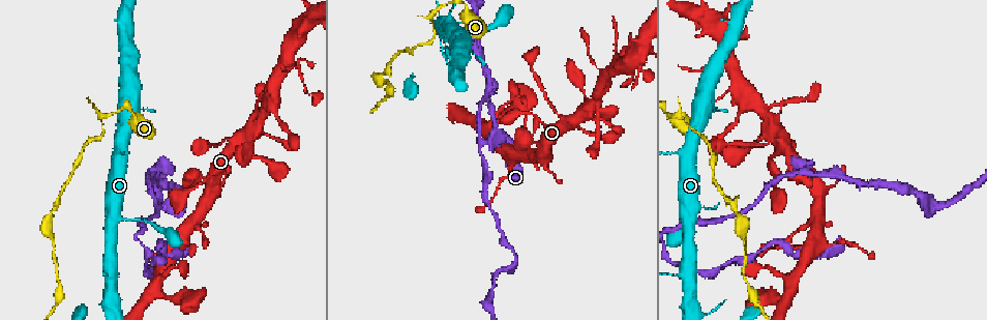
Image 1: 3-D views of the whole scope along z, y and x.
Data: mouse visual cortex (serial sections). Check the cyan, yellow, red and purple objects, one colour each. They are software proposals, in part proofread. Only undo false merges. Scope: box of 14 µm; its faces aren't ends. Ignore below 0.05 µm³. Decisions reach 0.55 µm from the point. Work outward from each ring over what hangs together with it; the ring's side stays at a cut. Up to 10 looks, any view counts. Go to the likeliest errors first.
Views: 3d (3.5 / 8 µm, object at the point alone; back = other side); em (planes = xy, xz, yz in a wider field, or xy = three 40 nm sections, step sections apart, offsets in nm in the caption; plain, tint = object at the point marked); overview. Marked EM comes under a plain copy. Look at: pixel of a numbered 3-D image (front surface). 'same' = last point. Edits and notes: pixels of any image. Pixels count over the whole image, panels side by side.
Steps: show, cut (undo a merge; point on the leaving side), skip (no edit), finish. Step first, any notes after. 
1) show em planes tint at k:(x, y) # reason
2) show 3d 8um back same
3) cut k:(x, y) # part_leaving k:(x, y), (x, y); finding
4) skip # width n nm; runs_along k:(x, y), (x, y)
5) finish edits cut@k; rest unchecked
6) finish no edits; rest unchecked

show 3d 3.5um at 1:(146, 172) # three-way junction

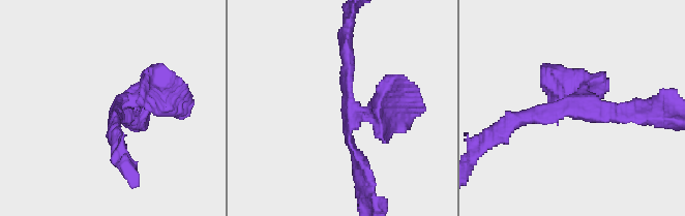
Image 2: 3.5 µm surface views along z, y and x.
show em xy step 3 tint at 2:(569, 107)

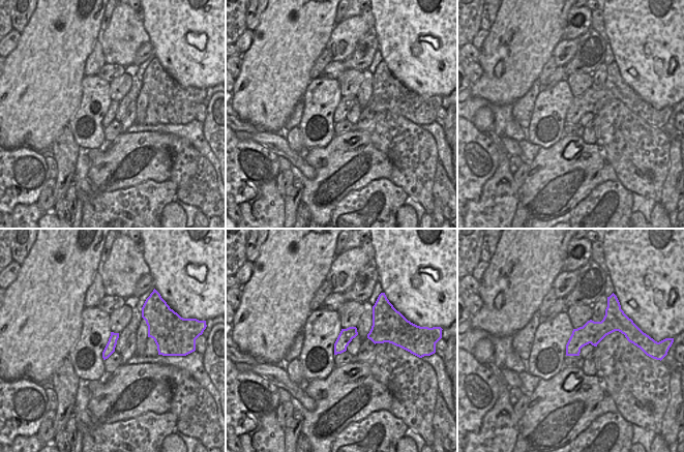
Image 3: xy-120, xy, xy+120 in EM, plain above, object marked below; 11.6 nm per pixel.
skip # runs_along 2:(345, 38), (348, 139), (361, 165); one cell here

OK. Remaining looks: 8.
show em xy step 2 tint at 1:(689, 127) # thin neck

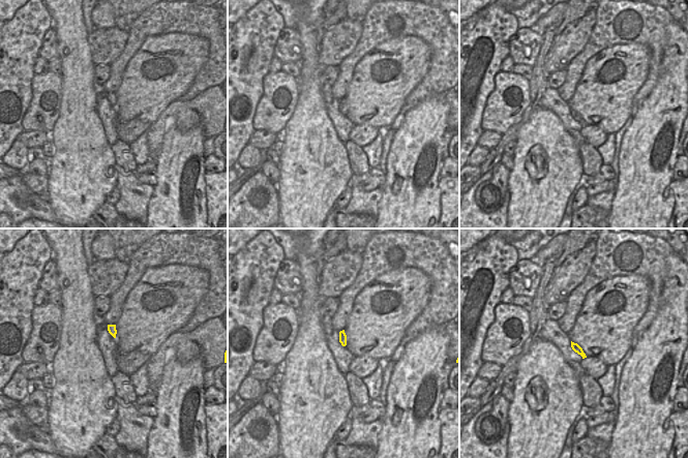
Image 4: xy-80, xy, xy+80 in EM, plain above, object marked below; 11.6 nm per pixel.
show 3d 3.5um same

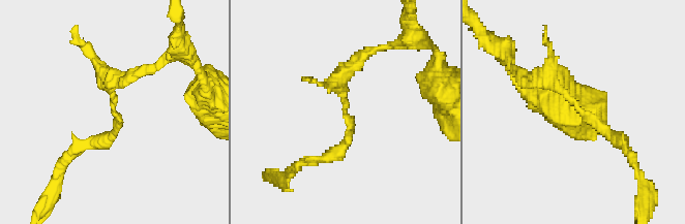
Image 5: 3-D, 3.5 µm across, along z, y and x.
skip # arm_widths 200, 250 nm; one cell here

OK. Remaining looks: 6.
show 3d 3.5um back at 1:(732, 86) # thin arm on a thick one

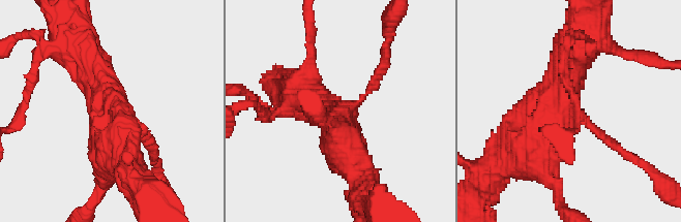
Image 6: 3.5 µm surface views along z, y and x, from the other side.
show em xy step 2 tint at 6:(351, 110) # arms 3; arm_widths 150, 500, 600 nm; shape alone is not enough

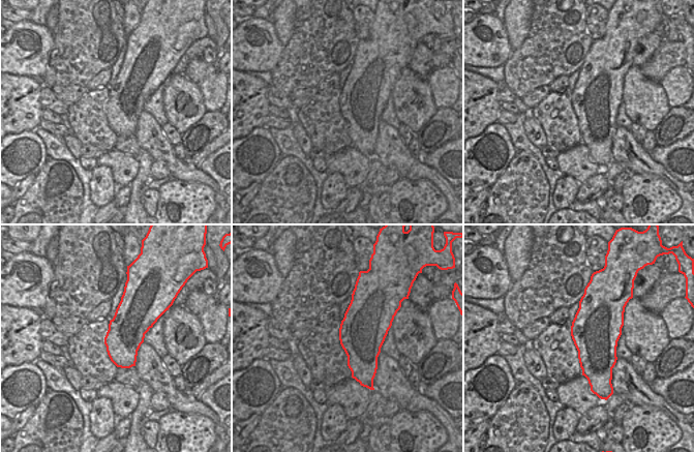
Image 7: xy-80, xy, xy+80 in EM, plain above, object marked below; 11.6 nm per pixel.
skip # runs_along 6:(513, 155), (561, 107), (576, 46); one cell here

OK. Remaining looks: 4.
show 3d 3.5um at 1:(185, 245) # four arms meet

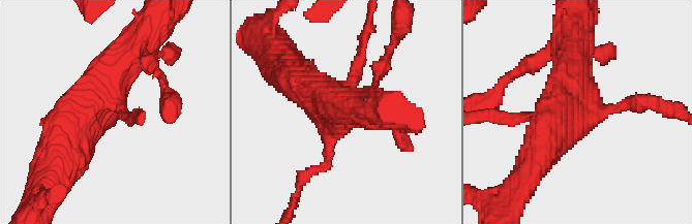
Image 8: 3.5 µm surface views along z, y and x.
show em xy step 3 tint at 8:(334, 123) # arms 4; arm_widths 150, 150, 500, 600 nm; now the EM

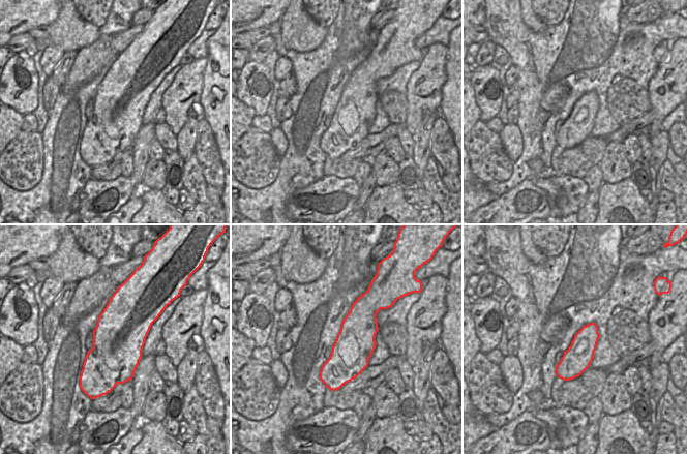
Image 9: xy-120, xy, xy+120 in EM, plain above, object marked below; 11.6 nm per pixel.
skip # runs_along 8:(138, 44), (61, 153); all the same cell

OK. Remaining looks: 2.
finish no edits; rest unchecked

